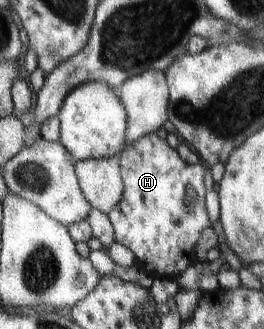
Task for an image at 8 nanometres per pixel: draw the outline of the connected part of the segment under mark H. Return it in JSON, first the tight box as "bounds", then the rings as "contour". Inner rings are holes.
{"bounds":[108,133,211,279],"contour":[[[151,133],[132,143],[127,143],[121,152],[120,165],[124,178],[124,197],[108,214],[116,232],[116,240],[131,248],[137,255],[137,266],[145,273],[154,277],[174,279],[183,274],[191,265],[197,262],[195,246],[199,242],[201,230],[211,226],[203,204],[203,174],[205,170],[196,164],[185,162],[175,148],[169,146],[166,139],[159,134]],[[187,188],[196,192],[196,202],[189,210],[187,204]]]}

